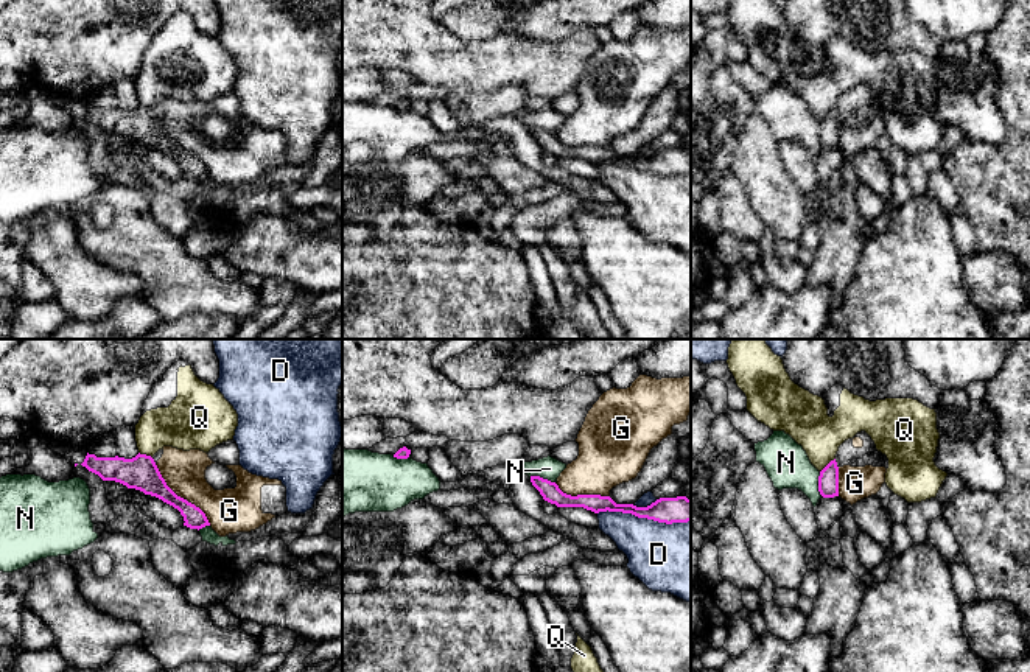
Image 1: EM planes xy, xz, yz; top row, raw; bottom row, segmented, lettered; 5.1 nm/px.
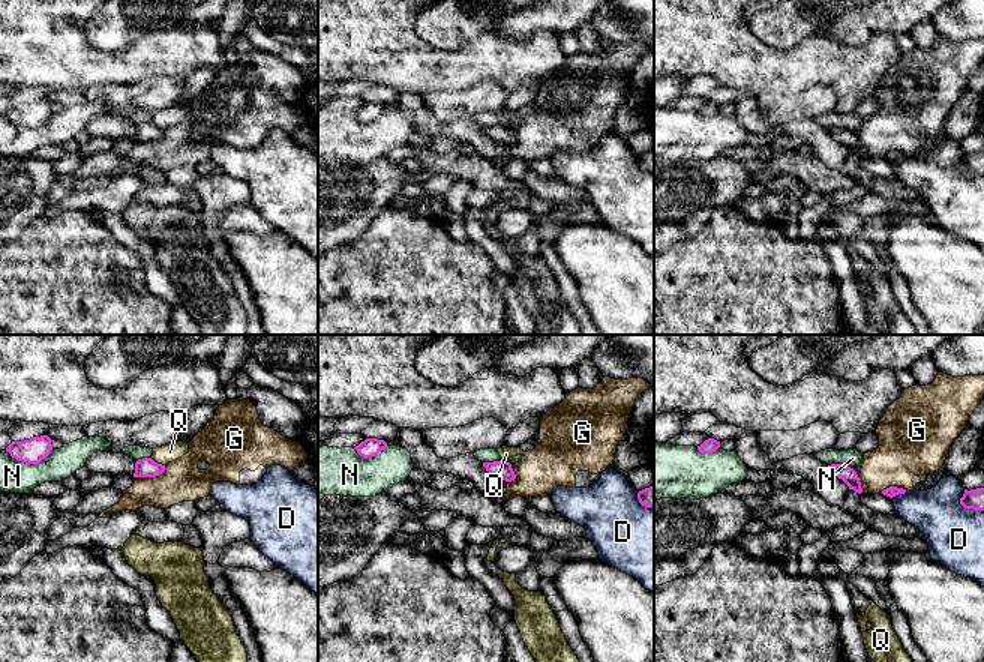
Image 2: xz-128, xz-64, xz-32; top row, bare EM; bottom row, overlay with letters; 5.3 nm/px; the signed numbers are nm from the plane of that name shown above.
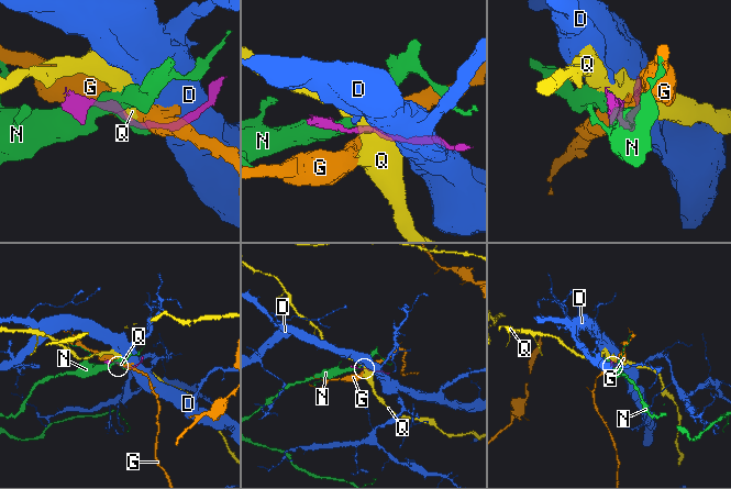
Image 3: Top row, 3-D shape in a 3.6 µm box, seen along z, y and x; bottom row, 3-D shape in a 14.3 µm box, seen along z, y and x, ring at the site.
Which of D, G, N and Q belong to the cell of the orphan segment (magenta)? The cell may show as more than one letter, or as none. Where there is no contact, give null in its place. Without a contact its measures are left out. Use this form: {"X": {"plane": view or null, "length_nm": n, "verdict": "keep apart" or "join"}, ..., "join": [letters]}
{"D": {"plane": "xz", "length_nm": 480, "verdict": "keep apart"}, "G": {"plane": "xy", "length_nm": 440, "verdict": "keep apart"}, "N": {"plane": "xz", "length_nm": 140, "verdict": "keep apart"}, "Q": {"plane": "yz", "length_nm": 110, "verdict": "keep apart"}, "join": []}

